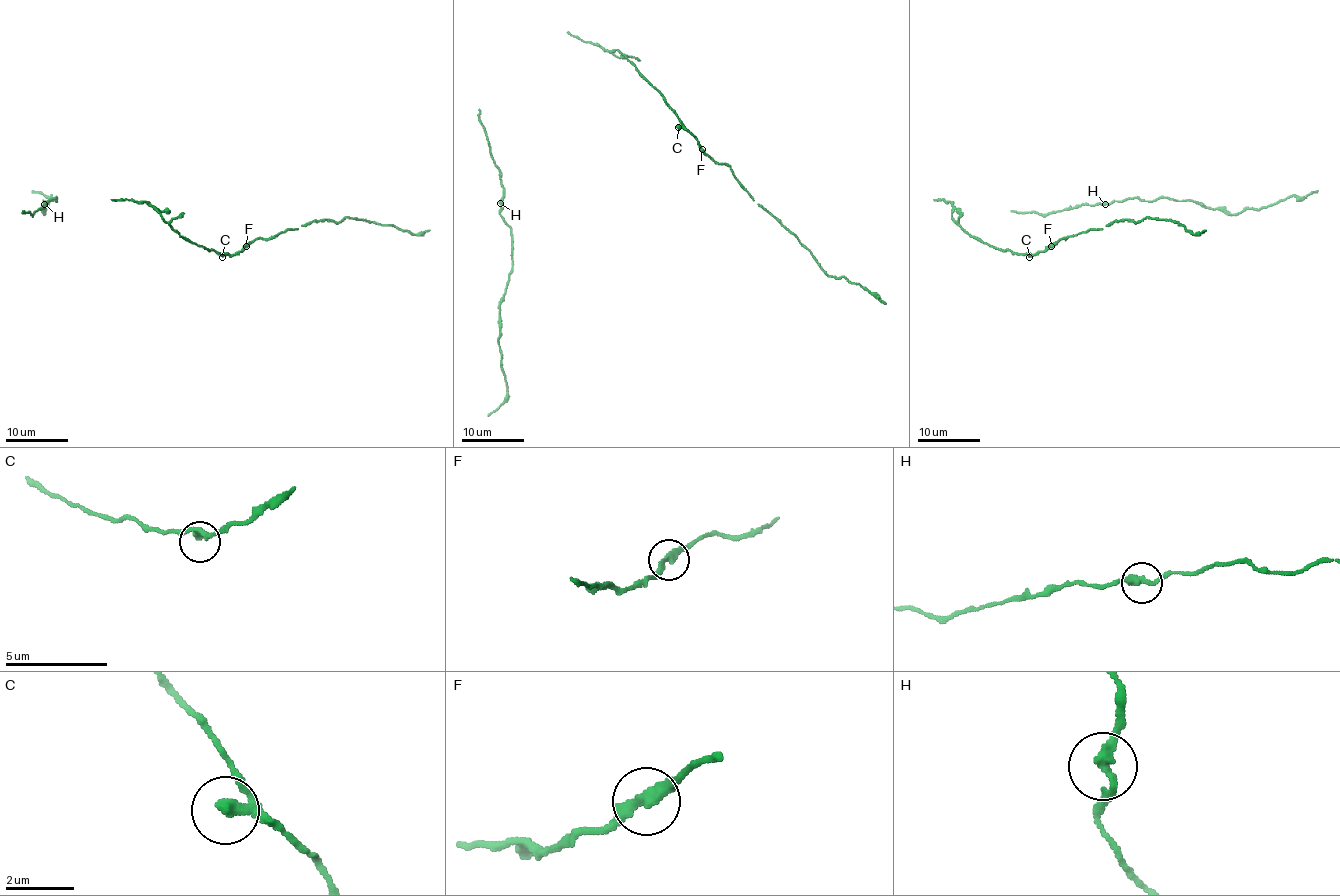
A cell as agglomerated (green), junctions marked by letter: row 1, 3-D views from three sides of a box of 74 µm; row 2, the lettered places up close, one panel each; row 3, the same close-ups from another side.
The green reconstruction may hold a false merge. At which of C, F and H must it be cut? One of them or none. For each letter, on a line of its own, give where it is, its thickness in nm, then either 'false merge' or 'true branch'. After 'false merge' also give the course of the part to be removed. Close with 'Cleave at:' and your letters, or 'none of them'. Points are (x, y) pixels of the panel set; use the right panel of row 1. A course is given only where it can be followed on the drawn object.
C: place (1029, 257); calibre 280 nm; true branch
F: place (1051, 246); calibre 300 nm; true branch
H: place (1105, 204); calibre 300 nm; true branch
Cleave at: none of them

